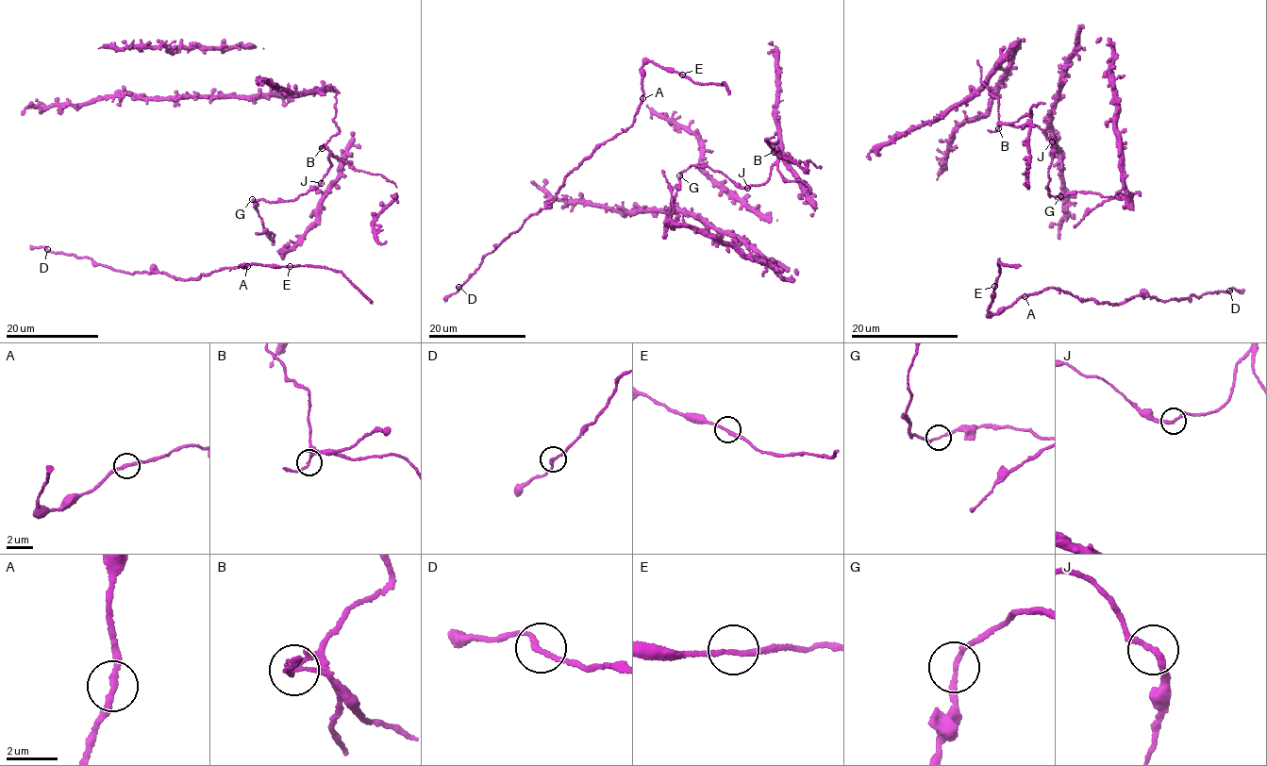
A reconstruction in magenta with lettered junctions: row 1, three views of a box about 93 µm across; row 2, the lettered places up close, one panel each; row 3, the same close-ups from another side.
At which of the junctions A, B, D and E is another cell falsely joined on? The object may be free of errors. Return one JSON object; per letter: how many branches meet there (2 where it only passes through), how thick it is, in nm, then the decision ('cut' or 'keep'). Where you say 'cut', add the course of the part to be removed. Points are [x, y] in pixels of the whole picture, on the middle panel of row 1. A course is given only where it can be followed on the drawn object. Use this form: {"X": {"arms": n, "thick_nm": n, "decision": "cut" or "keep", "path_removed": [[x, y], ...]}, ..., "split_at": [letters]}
{"A": {"arms": 2, "thick_nm": 240, "decision": "keep"}, "B": {"arms": 2, "thick_nm": 190, "decision": "cut", "path_removed": [[773, 153], [777, 158], [765, 182], [745, 188], [708, 167], [682, 171], [666, 230], [673, 203], [661, 170]]}, "D": {"arms": 2, "thick_nm": 200, "decision": "keep"}, "E": {"arms": 2, "thick_nm": 200, "decision": "keep"}, "split_at": ["B"]}

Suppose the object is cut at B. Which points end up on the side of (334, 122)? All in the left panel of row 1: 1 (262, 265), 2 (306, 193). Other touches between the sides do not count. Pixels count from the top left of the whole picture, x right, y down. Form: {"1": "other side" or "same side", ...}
{"1": "other side", "2": "same side"}

